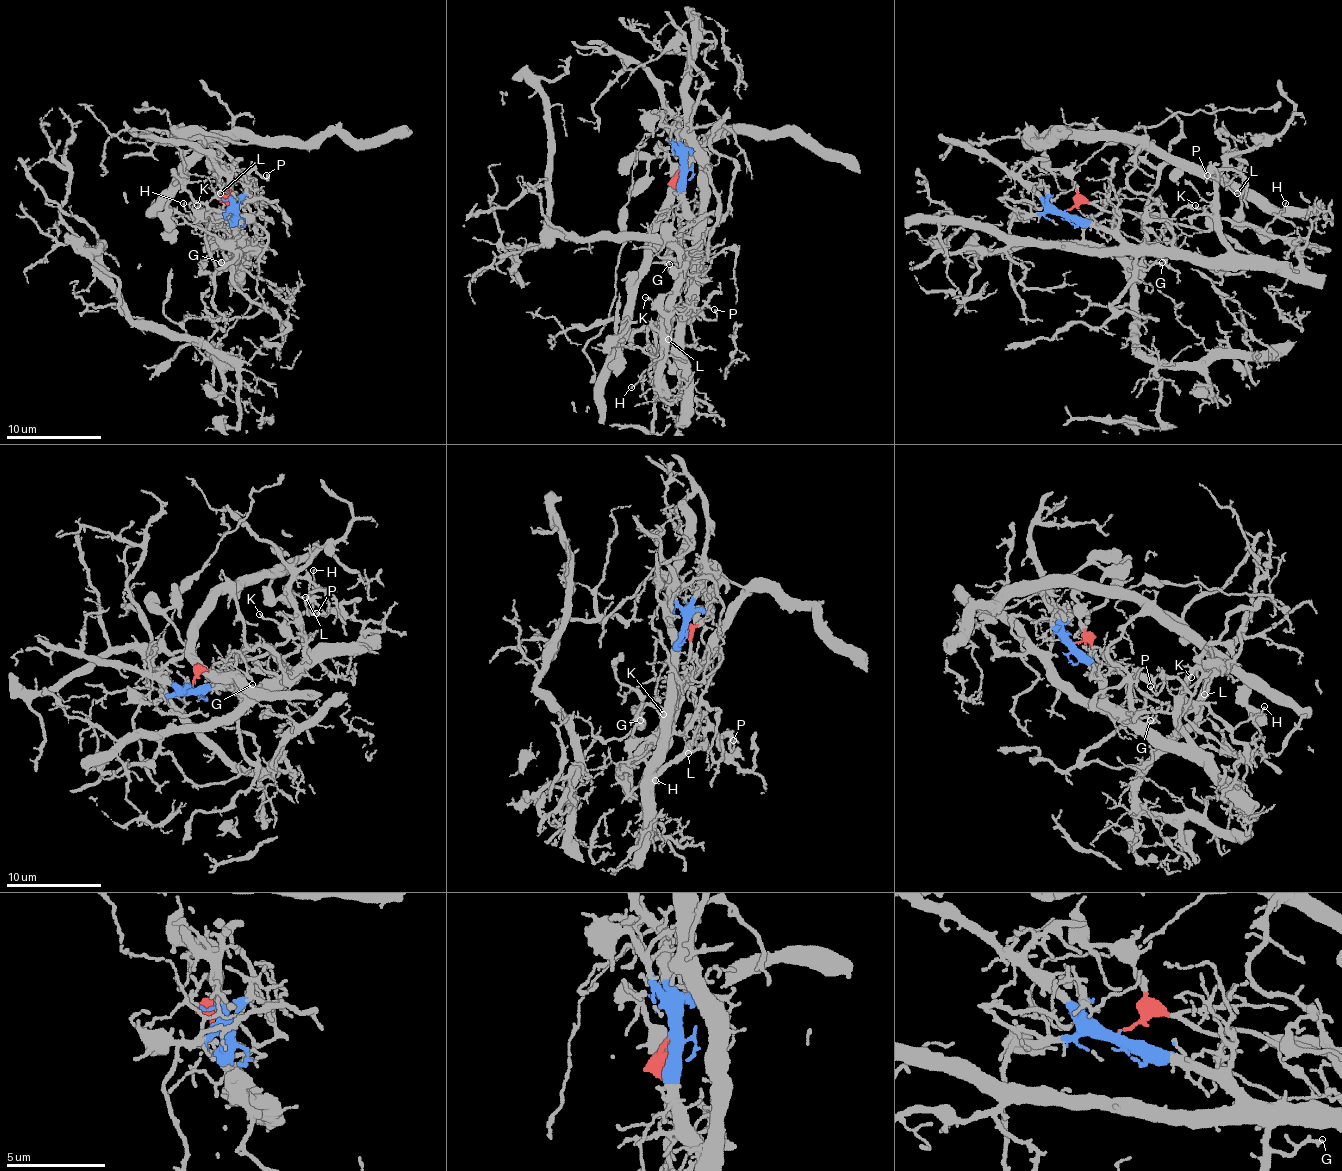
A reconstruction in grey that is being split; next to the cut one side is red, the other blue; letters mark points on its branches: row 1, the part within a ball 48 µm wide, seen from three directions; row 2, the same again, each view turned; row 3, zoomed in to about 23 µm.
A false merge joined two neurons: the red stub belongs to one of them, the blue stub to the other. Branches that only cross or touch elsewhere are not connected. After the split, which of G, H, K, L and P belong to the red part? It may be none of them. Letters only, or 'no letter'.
H, K

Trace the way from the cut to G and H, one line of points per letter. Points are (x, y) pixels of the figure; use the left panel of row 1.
G: (232, 212), (232, 224), (246, 243), (246, 255), (225, 269), (220, 262)
H: (232, 212), (232, 202), (235, 219), (223, 231), (206, 219), (204, 228), (182, 202)

